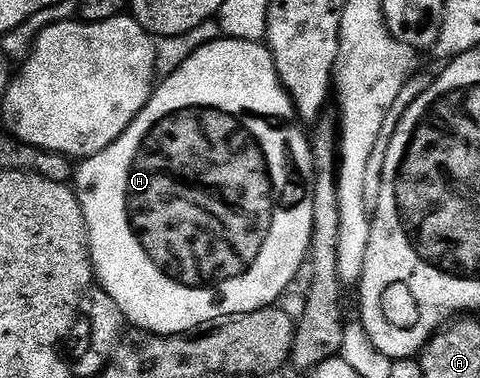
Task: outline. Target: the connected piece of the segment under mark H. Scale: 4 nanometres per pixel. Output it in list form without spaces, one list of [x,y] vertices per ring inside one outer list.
[[[219,37],[214,43],[209,43],[200,49],[196,49],[196,53],[192,53],[192,57],[188,57],[188,61],[184,61],[184,65],[180,65],[180,69],[176,69],[176,73],[165,76],[155,86],[154,94],[146,102],[142,112],[132,121],[132,125],[128,125],[128,129],[120,138],[112,141],[112,145],[108,145],[100,153],[89,156],[77,164],[72,180],[72,187],[77,194],[80,205],[82,206],[82,212],[86,218],[86,233],[90,240],[90,260],[94,263],[94,274],[97,282],[100,284],[101,290],[106,291],[112,297],[112,301],[116,301],[116,305],[120,305],[123,320],[127,324],[133,325],[140,331],[150,331],[154,335],[185,335],[187,333],[197,332],[207,325],[214,325],[219,321],[233,319],[235,315],[259,311],[262,307],[268,307],[279,302],[278,298],[289,289],[290,282],[298,275],[298,270],[301,267],[303,270],[310,253],[314,166],[312,165],[312,153],[310,152],[310,137],[307,128],[304,129],[301,126],[305,127],[298,118],[298,113],[294,109],[294,103],[290,100],[290,94],[283,89],[282,82],[278,79],[278,74],[274,68],[274,59],[270,55],[269,47],[262,43],[249,43],[243,39]]]

